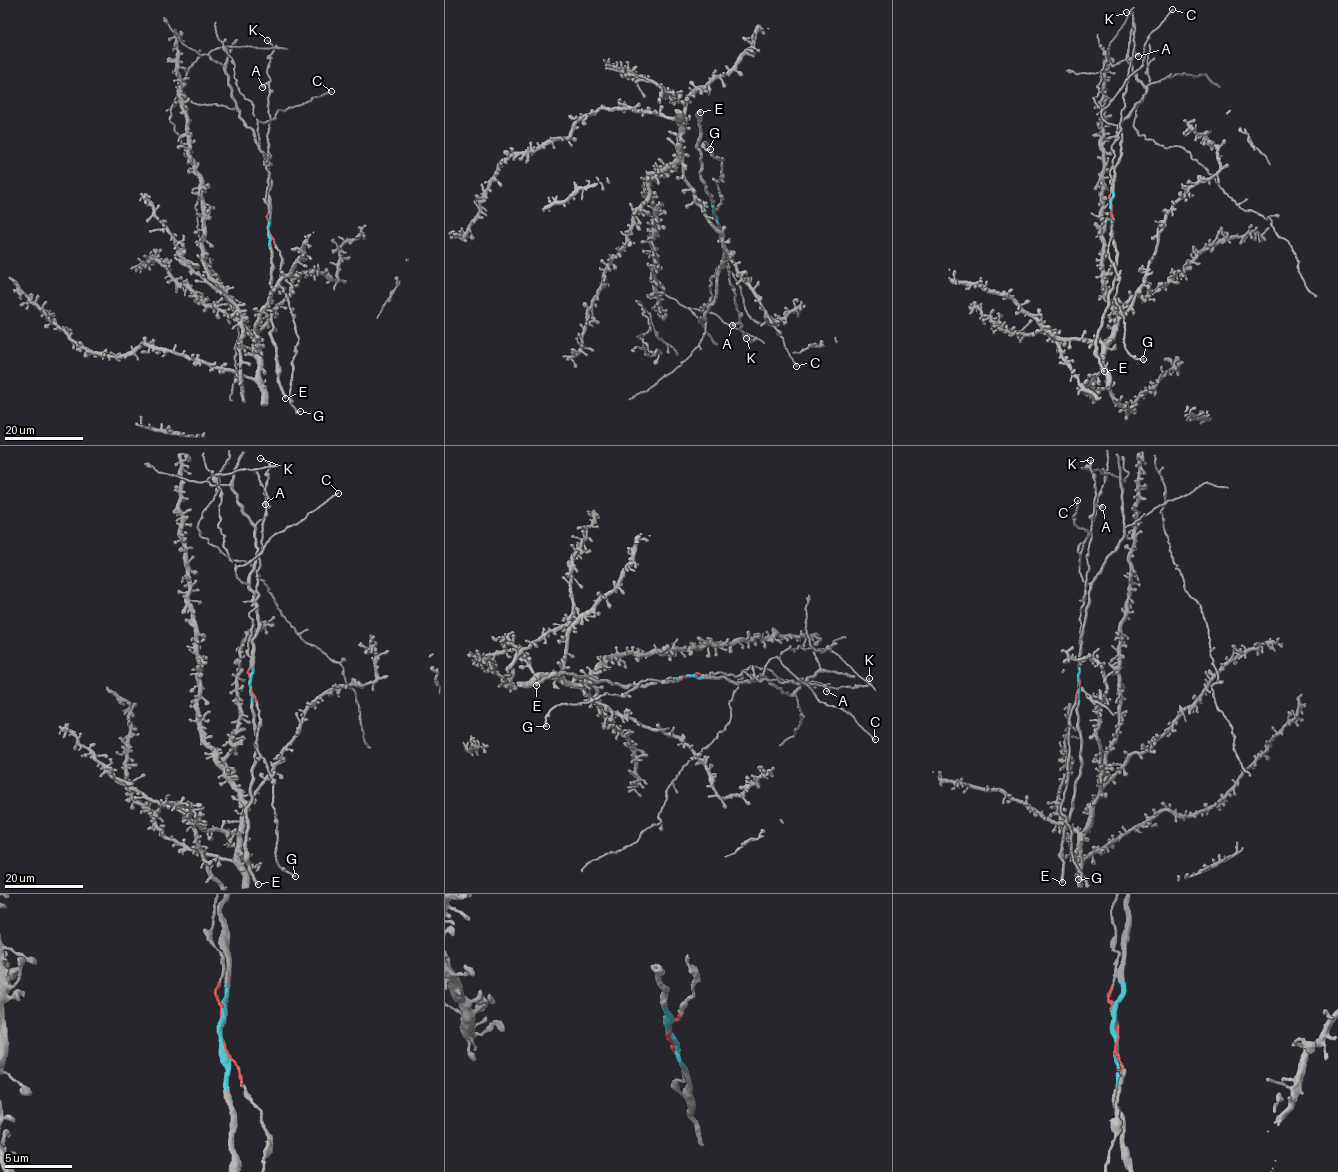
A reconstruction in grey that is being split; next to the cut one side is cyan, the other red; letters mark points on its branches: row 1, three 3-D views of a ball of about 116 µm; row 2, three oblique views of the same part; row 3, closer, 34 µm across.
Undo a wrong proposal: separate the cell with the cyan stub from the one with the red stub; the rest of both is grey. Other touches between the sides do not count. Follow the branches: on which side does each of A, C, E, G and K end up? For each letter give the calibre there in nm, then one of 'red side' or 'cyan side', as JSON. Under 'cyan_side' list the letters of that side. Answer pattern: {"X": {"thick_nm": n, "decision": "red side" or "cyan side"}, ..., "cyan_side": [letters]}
{"A": {"thick_nm": 500, "decision": "red side"}, "C": {"thick_nm": 180, "decision": "cyan side"}, "E": {"thick_nm": 380, "decision": "cyan side"}, "G": {"thick_nm": 160, "decision": "red side"}, "K": {"thick_nm": 180, "decision": "red side"}, "cyan_side": ["C", "E"]}

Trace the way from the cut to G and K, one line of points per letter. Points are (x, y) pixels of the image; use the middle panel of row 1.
G: (714, 214), (722, 199), (715, 181), (721, 176), (722, 157), (712, 156), (706, 141), (702, 147), (710, 149)
K: (714, 214), (727, 257), (741, 331), (751, 341), (746, 338)

